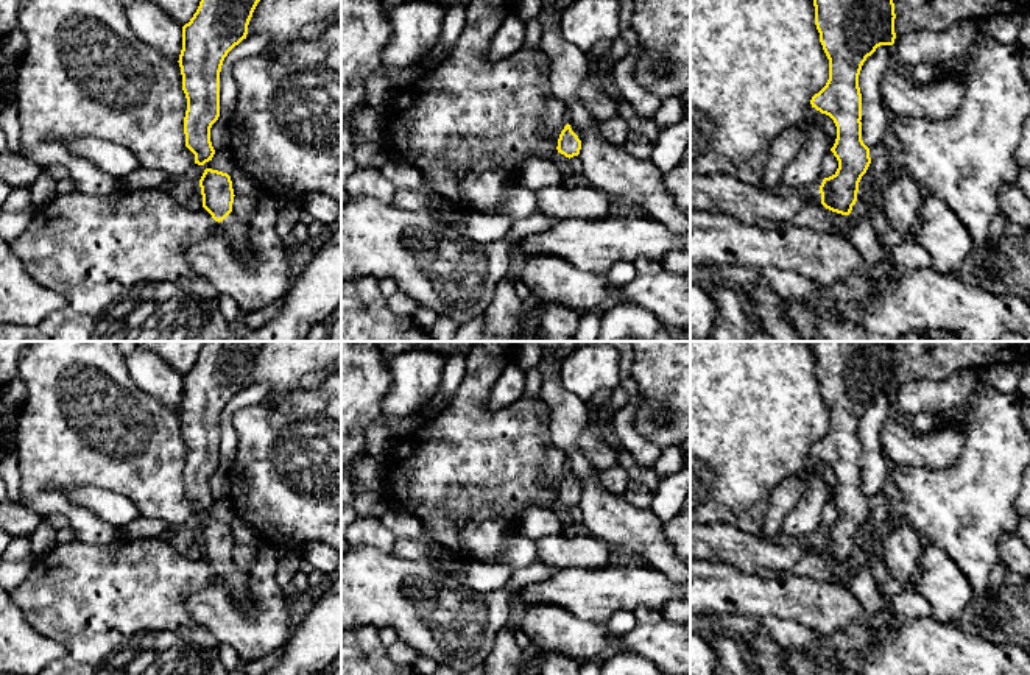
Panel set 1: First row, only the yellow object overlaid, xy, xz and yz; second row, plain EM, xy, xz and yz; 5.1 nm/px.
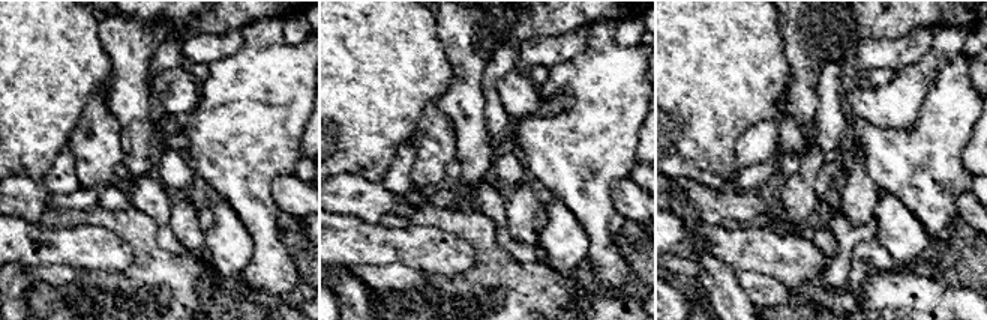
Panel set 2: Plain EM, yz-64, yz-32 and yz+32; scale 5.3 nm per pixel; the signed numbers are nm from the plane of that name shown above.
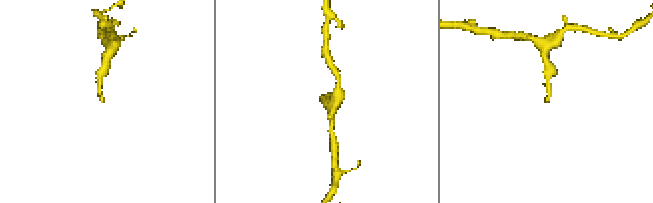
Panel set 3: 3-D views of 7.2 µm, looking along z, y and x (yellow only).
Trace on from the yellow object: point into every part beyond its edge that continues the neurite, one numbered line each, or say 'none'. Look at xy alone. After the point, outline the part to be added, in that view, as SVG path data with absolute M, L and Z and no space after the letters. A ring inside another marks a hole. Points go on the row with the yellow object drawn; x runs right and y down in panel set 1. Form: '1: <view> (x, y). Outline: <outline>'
1: xy (232, 228). Outline: M229 214L218 223L217 232L224 235L232 246L232 253L245 263L254 265L254 251L249 243L249 223L242 221L237 215Z

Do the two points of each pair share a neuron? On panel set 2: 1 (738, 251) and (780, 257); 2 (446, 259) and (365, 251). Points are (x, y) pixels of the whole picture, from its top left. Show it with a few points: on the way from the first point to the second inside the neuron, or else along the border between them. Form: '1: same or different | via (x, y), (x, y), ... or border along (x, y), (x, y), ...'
1: same | via (749, 251), (770, 251)
2: same | via (426, 248), (384, 247)

